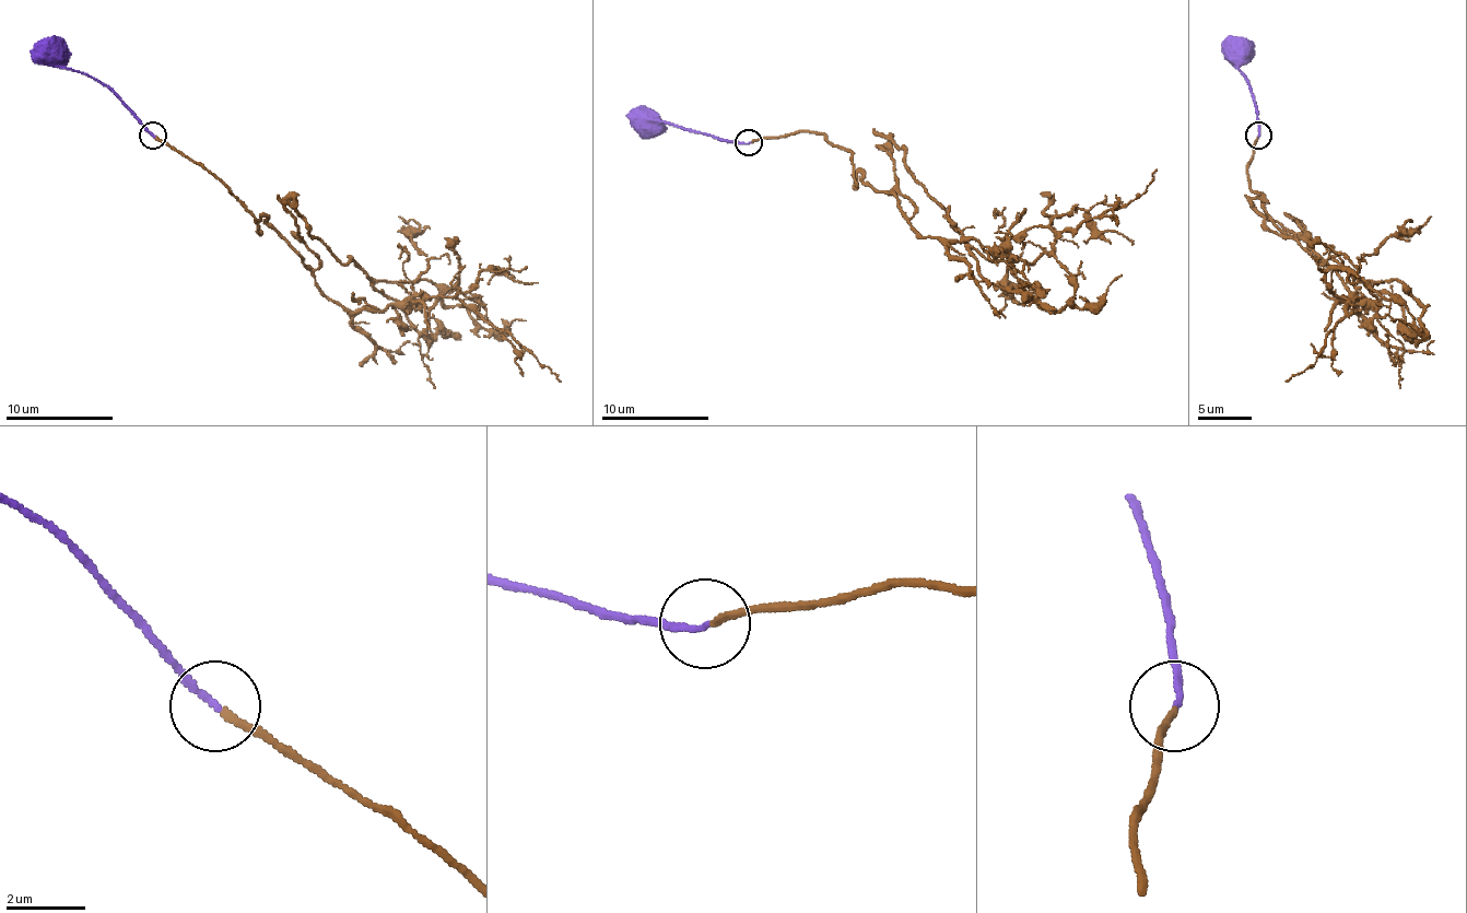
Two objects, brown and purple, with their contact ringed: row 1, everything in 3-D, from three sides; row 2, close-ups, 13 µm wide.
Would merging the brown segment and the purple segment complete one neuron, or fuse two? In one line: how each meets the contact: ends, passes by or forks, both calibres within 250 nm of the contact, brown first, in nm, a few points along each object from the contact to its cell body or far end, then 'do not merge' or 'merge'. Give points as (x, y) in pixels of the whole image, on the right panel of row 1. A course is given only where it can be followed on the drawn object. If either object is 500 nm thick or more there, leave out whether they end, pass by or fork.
brown ends there; purple ends there; 160 nm thick on the brown side, 160 nm on the other; brown runs (1259, 135), (1248, 186), (1356, 311), (1381, 305), (1370, 289), (1418, 320), (1429, 305), (1394, 278); purple runs (1259, 135), (1256, 103), (1237, 70), (1237, 48), (1232, 43); merge

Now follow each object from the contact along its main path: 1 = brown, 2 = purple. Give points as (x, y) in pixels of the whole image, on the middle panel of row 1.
1: (751, 143), (821, 132), (924, 237), (1051, 254), (1071, 302), (1051, 313), (1016, 278)
2: (748, 143), (718, 140), (670, 121), (634, 121), (630, 116)

